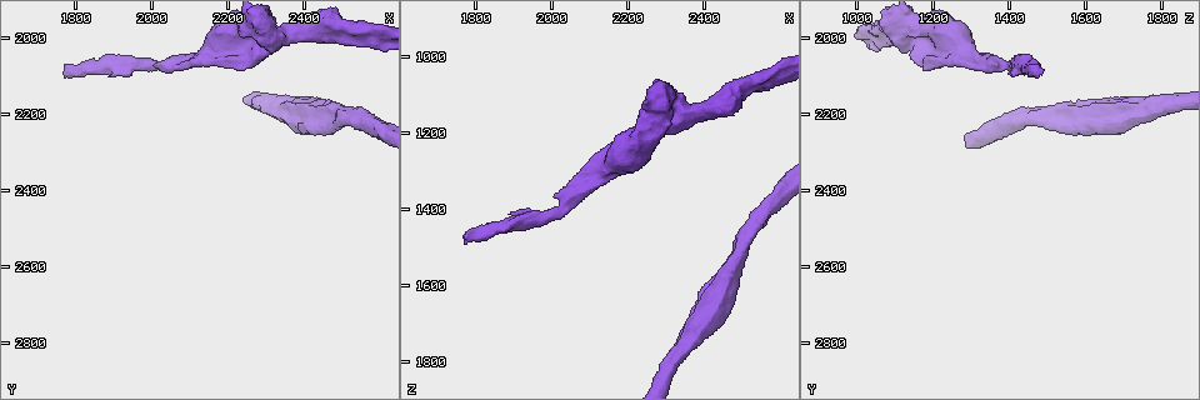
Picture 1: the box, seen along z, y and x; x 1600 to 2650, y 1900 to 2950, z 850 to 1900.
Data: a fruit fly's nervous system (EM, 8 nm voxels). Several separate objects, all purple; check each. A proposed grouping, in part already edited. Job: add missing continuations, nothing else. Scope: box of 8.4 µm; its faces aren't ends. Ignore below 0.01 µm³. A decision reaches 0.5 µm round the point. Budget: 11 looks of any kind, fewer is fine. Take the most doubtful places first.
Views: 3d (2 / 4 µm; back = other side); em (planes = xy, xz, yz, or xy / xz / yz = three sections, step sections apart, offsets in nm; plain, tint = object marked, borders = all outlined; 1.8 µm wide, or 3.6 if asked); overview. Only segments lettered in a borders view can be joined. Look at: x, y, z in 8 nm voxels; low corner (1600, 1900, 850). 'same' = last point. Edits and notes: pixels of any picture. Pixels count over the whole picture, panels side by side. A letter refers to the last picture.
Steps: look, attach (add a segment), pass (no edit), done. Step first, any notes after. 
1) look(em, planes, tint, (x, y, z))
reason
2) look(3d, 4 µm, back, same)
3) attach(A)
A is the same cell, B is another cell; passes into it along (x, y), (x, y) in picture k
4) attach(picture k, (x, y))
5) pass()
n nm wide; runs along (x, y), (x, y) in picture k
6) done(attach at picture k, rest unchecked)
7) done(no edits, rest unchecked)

look(3d, 2 µm, back, (2290, 1975, 1155))
abrupt turn

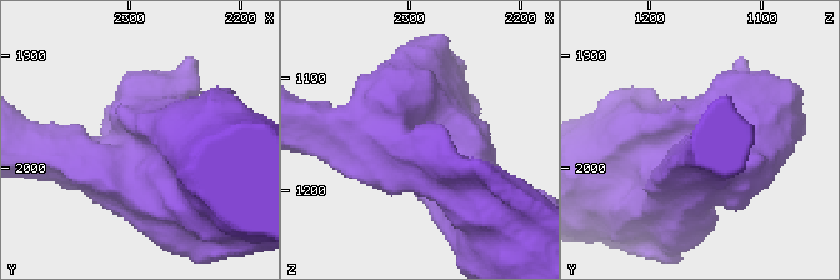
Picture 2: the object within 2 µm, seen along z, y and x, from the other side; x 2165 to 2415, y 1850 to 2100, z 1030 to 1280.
look(em, planes, borders, same)
now the EM

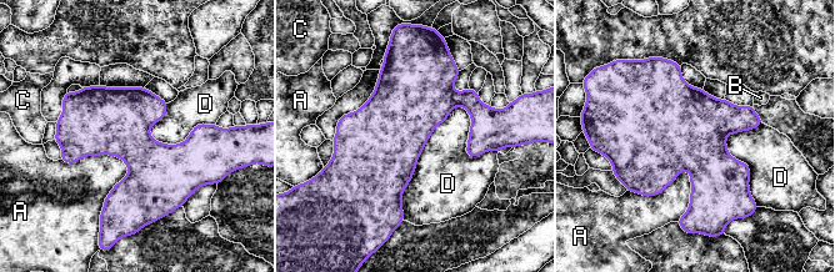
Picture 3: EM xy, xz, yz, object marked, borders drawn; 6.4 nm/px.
pass()
A, B, C and D are other cells; none of them fits

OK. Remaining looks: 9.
look(em, 3.6 µm, planes, tint, (2370, 2250, 1690))
an open end

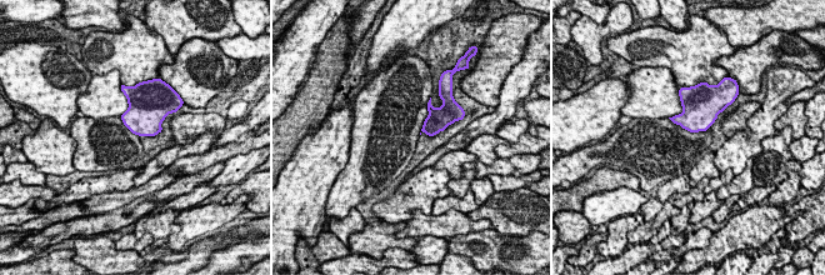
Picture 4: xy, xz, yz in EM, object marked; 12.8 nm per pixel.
look(em, 3.6 µm, planes, borders, same)

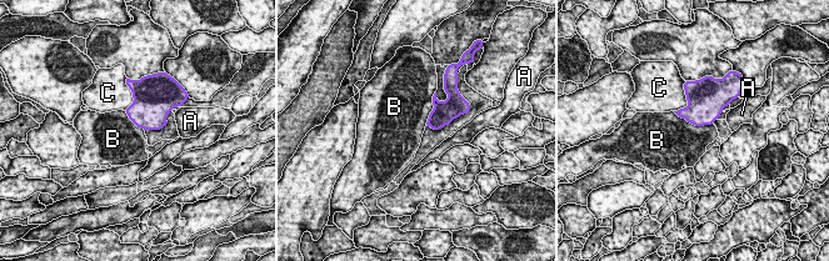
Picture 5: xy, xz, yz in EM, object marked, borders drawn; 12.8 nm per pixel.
pass()
A, B and C are other cells; border along (673, 111), (695, 125), (713, 124) in picture 5; none of them fits

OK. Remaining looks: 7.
look(3d, 4 µm, (2135, 2045, 1305))
thick turns thin

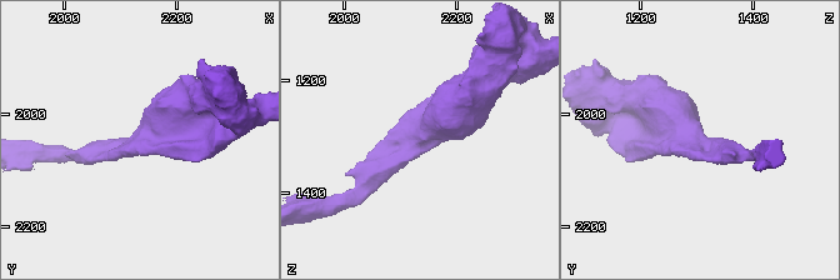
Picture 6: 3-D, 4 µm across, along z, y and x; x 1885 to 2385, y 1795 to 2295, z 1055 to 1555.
look(em, 3.6 µm, planes, borders, (2135, 2050, 1305))
arms of 260, 700 nm

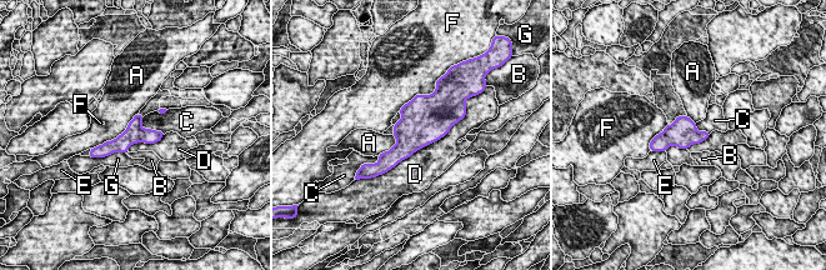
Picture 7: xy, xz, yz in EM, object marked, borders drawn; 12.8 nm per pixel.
pass()
A, B, C, D, E, F and G are other cells; runs along (158, 134), (131, 135), (99, 151) in picture 7; no lettered segment goes on from it

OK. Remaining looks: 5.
look(3d, 2 µm, (2535, 1975, 1060))
thick turns thin

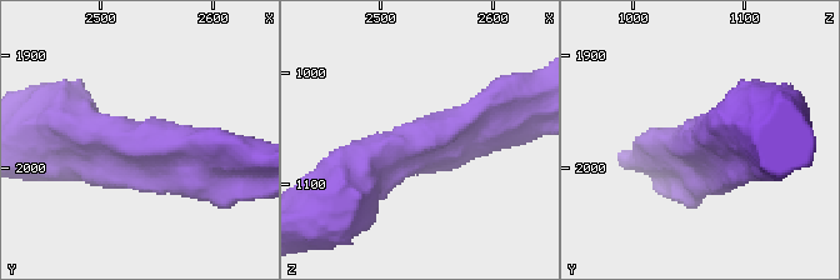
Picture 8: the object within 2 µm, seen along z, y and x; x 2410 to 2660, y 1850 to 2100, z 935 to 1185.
look(em, planes, borders, (2532, 1978, 1058))

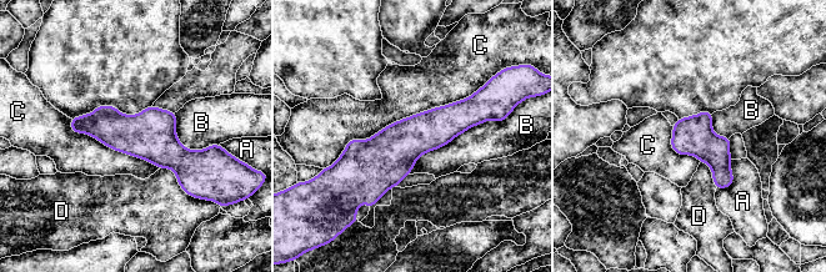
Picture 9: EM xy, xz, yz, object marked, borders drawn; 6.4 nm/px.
pass()
C touches over 1100 nm; A, B, C and D are other cells; none of them fits

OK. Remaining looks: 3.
done(no edits, rest unchecked)

